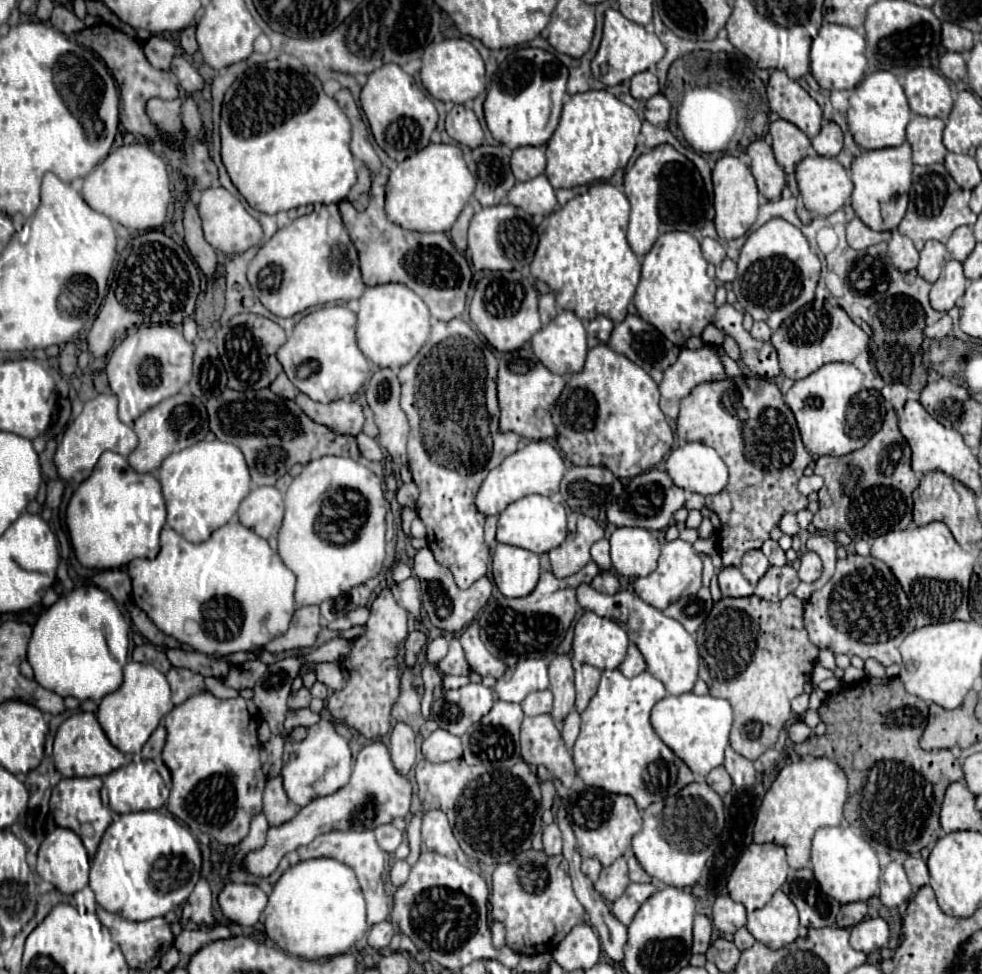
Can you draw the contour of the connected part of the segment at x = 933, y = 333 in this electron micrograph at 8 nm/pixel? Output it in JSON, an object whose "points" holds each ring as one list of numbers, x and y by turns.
{"points":[[943,315,937,323,933,323,933,325,927,325,927,327,925,327,925,337,941,341,941,339,945,339,945,337,949,335,951,327,953,327,951,317,949,317,949,315]]}

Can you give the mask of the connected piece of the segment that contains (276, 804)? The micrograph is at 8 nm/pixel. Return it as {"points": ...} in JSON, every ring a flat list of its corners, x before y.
{"points":[[281,777,269,779,265,785,265,793,263,793,263,813,269,821,269,825,277,827,277,825,287,823,291,817,295,817,297,811,299,811,299,807,289,801,289,797,283,789]]}

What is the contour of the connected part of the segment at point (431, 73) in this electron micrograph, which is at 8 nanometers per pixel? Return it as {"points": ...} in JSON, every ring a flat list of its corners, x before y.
{"points":[[445,39,431,43,423,53,421,83,435,99,467,103,485,91,485,63,467,39]]}

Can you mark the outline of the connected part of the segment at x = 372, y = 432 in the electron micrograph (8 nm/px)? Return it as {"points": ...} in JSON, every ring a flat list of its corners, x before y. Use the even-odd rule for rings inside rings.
{"points":[[365,405,363,407,363,415,365,415,365,423,363,423,363,433,365,435,369,435,369,437,377,437,377,433,379,433,379,429,377,429,377,425,375,425,375,421,373,421,373,413,371,413,371,409]]}

